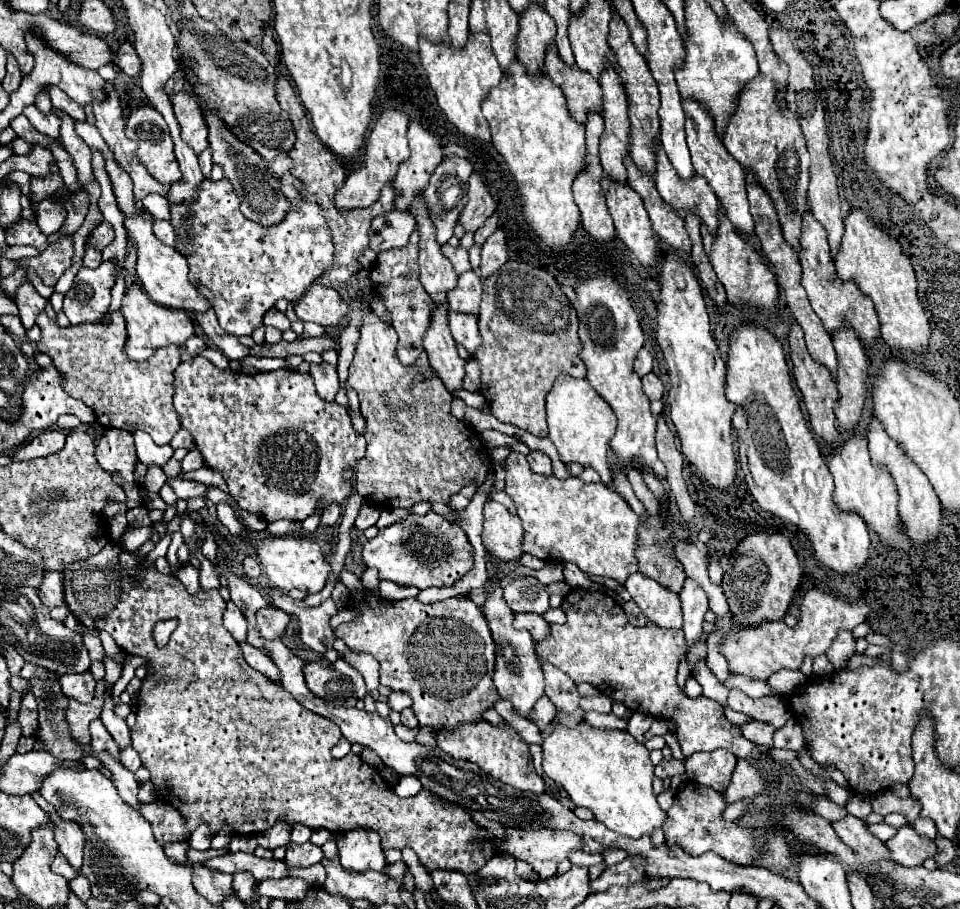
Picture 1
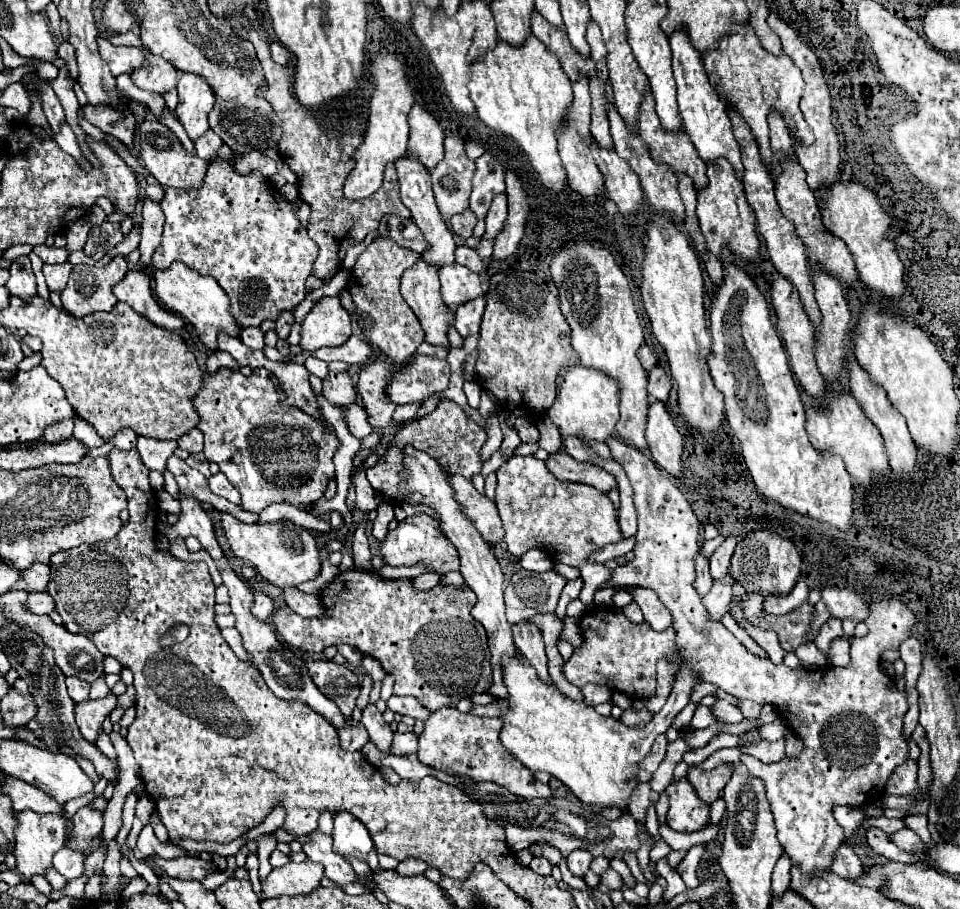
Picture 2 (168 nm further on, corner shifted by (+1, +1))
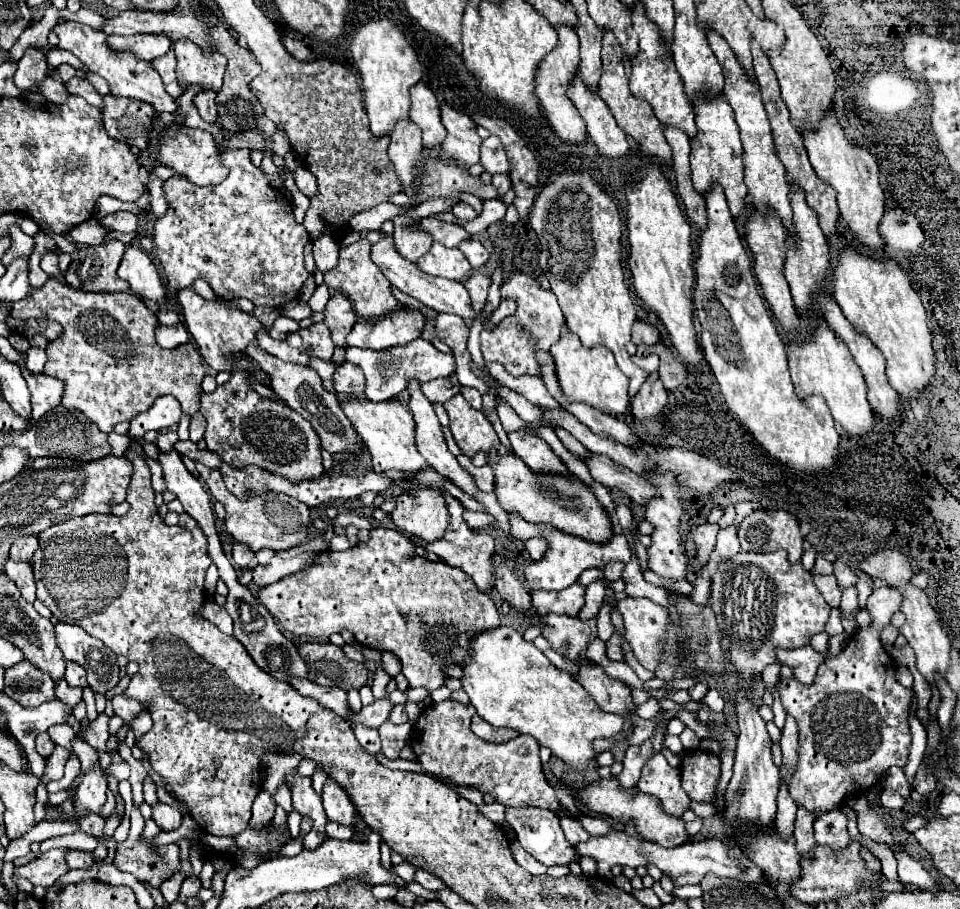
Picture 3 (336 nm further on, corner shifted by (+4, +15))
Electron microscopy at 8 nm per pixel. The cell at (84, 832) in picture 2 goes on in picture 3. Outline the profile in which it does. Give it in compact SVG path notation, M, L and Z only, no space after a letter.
M100 767L86 771L76 791L76 801L74 801L76 813L80 811L98 813L106 801L106 791L108 791L108 781L104 777L104 771Z

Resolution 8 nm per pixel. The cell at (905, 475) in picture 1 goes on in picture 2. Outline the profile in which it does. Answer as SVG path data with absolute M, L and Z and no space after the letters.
M849 357L849 385L851 385L851 393L853 397L859 401L861 409L865 411L865 417L871 419L871 423L879 429L883 441L885 441L885 449L887 449L887 455L889 455L889 465L895 473L901 473L901 475L909 475L917 469L917 449L915 449L915 443L907 431L907 425L905 425L905 419L901 419L901 415L897 415L897 411L893 411L887 395L875 385L871 383L871 379L865 375L865 371L859 367L859 363L855 361L855 357Z

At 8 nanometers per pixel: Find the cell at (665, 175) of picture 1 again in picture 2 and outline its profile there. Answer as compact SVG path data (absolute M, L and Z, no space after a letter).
M645 95L645 99L643 99L641 111L639 111L639 135L647 143L653 161L657 161L659 165L667 165L675 173L675 177L683 177L683 175L691 177L693 187L697 191L701 191L709 183L707 175L705 175L705 163L701 163L701 159L697 159L697 151L693 151L689 139L685 139L685 133L683 131L681 133L667 133L667 131L661 129L659 117L655 113L655 99L653 99L653 95Z

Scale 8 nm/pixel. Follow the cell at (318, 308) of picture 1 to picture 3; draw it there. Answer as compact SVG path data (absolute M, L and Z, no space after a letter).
M334 293L330 297L330 301L326 303L326 311L324 311L324 323L330 327L332 331L332 341L336 347L346 349L346 335L350 333L350 329L356 323L356 311L354 305L348 301L346 295L342 293Z

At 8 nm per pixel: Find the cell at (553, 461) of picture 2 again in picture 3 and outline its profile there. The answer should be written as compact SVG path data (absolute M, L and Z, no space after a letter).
M590 455L590 461L586 461L586 465L590 467L594 481L606 487L618 487L640 507L644 507L646 501L652 501L658 495L658 491L650 485L650 481L646 481L646 477L636 475L622 465L614 465L614 461L610 461L608 457Z

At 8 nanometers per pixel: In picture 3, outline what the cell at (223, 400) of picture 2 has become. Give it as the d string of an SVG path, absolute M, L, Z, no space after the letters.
M232 373L228 383L214 393L202 395L200 413L206 417L204 439L208 449L220 453L222 461L234 467L258 465L270 469L270 473L282 473L282 477L290 477L290 481L322 475L320 441L312 425L300 413L294 413L294 409L262 399L248 387L250 381L252 377L246 377L246 373Z

